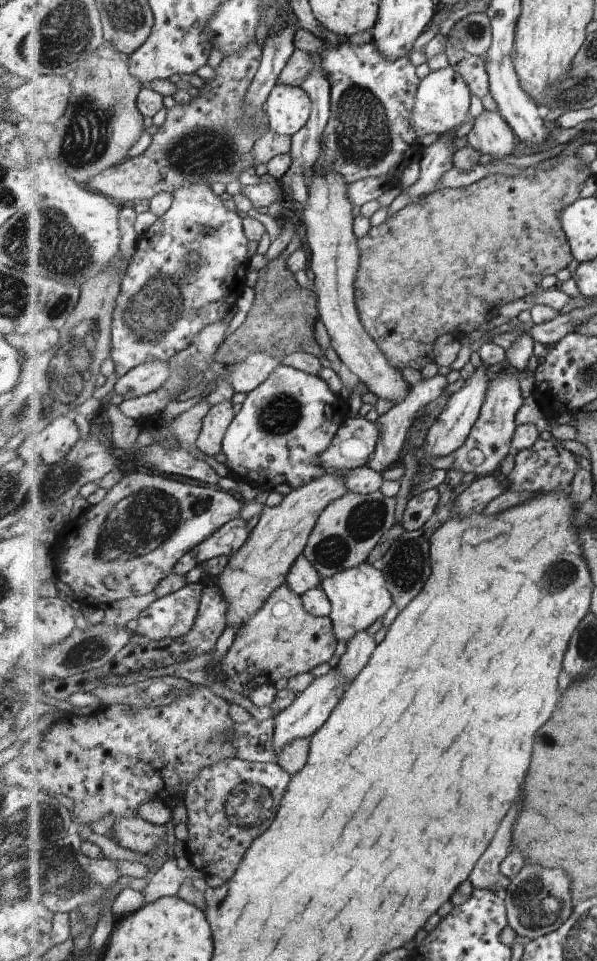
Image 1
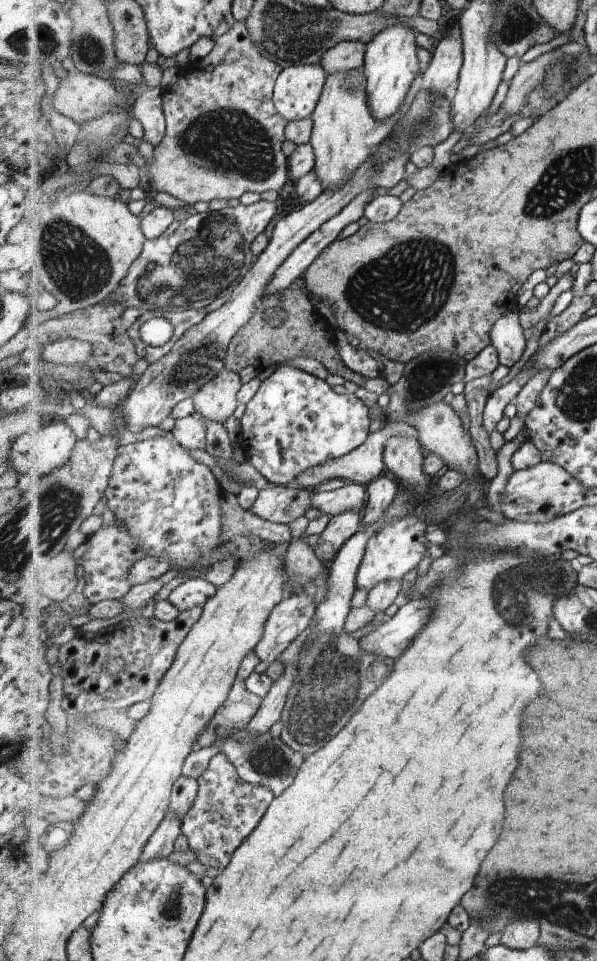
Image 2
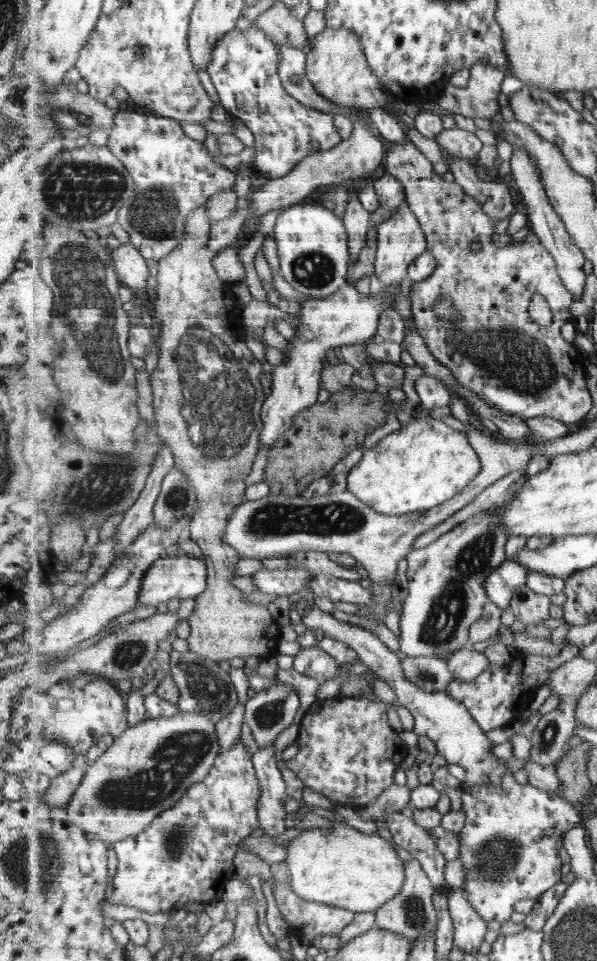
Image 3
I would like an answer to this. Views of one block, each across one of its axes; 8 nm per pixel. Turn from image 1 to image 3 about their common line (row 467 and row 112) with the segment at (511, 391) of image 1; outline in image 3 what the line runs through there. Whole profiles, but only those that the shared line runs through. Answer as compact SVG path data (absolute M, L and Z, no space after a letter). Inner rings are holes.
M477 62L470 69L470 82L465 88L447 84L434 96L435 102L452 114L486 118L494 121L499 116L501 84L506 72L491 64Z

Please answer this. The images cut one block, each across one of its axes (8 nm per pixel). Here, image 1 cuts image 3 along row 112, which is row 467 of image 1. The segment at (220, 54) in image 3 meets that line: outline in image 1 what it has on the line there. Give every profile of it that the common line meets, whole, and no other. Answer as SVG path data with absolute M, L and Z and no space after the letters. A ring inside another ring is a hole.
M289 366L277 367L269 375L267 380L264 380L255 390L252 390L248 395L246 395L246 398L242 403L241 410L236 414L232 425L228 428L228 432L224 438L223 453L226 456L225 465L229 469L229 473L235 474L237 478L241 477L245 478L245 480L252 480L256 484L258 492L263 493L273 491L273 488L275 488L275 486L279 486L279 484L290 485L294 490L308 485L314 480L320 479L323 475L327 474L327 472L330 472L322 465L322 455L333 444L337 433L340 432L345 421L349 419L349 411L346 403L345 394L333 394L333 392L329 390L329 386L323 378L314 374L309 374L308 371L298 370L297 368Z

